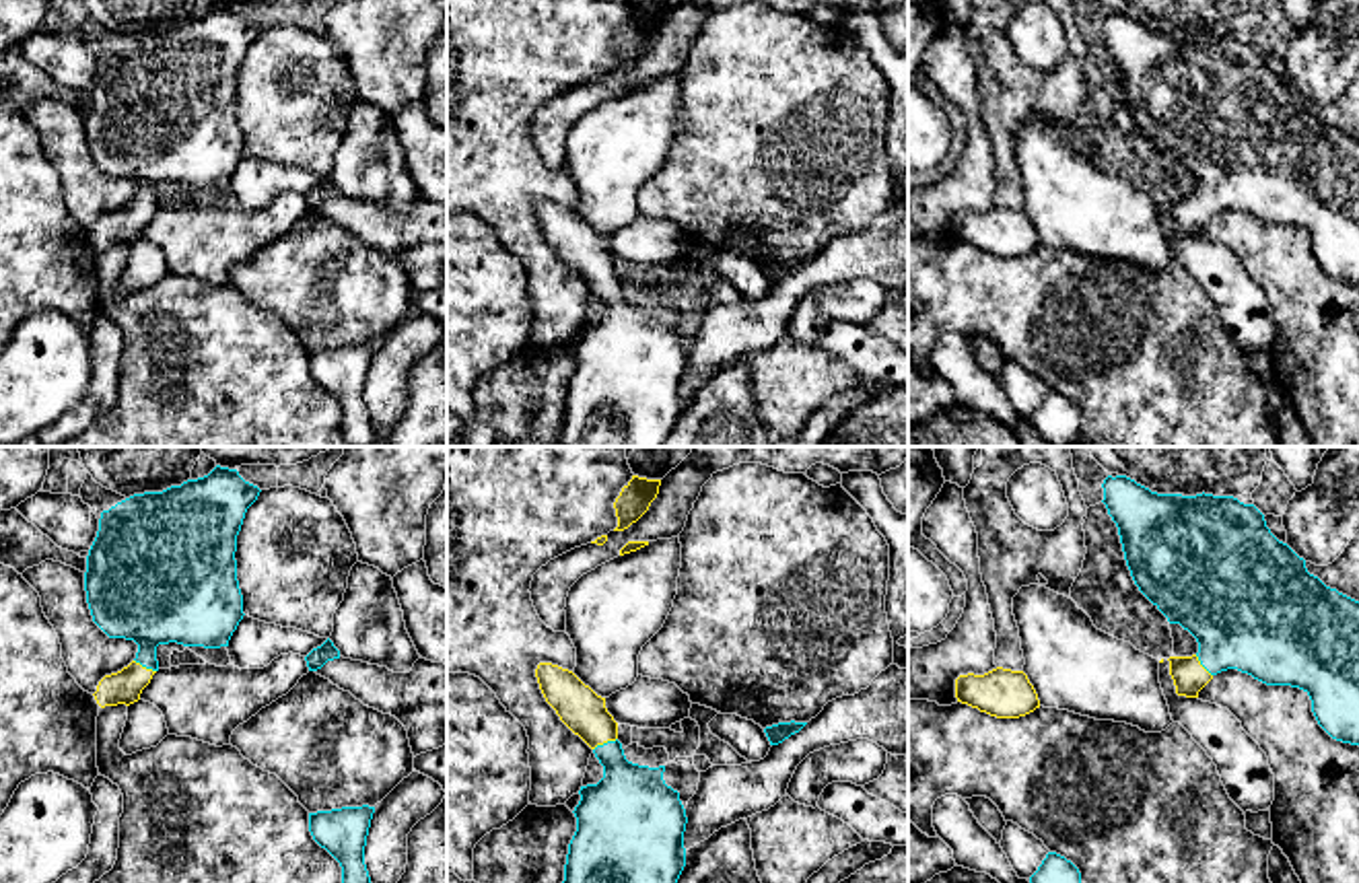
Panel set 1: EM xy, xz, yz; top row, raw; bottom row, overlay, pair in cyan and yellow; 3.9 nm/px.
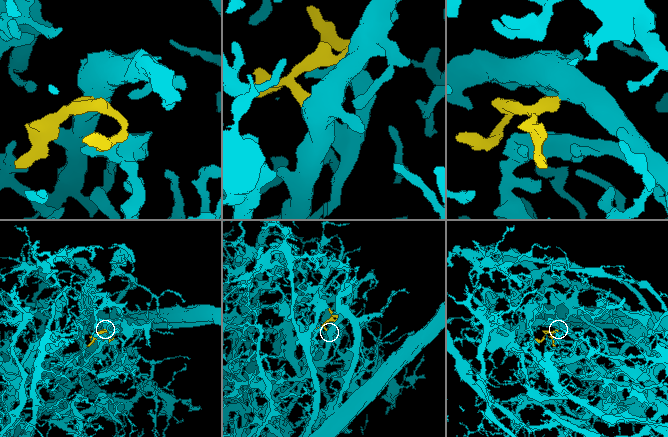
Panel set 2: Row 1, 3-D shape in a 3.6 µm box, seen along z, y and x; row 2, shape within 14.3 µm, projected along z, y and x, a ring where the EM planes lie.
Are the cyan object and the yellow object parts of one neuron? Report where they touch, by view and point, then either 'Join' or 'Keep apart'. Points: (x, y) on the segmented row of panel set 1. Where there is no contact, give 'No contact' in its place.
Touches cyan at xz (604, 744). Join

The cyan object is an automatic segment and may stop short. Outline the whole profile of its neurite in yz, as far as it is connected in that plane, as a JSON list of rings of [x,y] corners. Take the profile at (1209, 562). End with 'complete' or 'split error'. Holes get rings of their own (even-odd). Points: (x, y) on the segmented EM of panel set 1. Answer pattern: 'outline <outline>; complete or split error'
outline [[[1108,475],[1102,484],[1104,504],[1118,527],[1122,552],[1139,591],[1196,642],[1192,657],[1170,657],[1170,675],[1178,696],[1198,692],[1221,671],[1238,669],[1266,685],[1291,685],[1312,700],[1318,725],[1336,741],[1359,745],[1359,601],[1326,587],[1310,574],[1305,560],[1266,527],[1254,504],[1233,496],[1157,494],[1126,475]]]; split error

